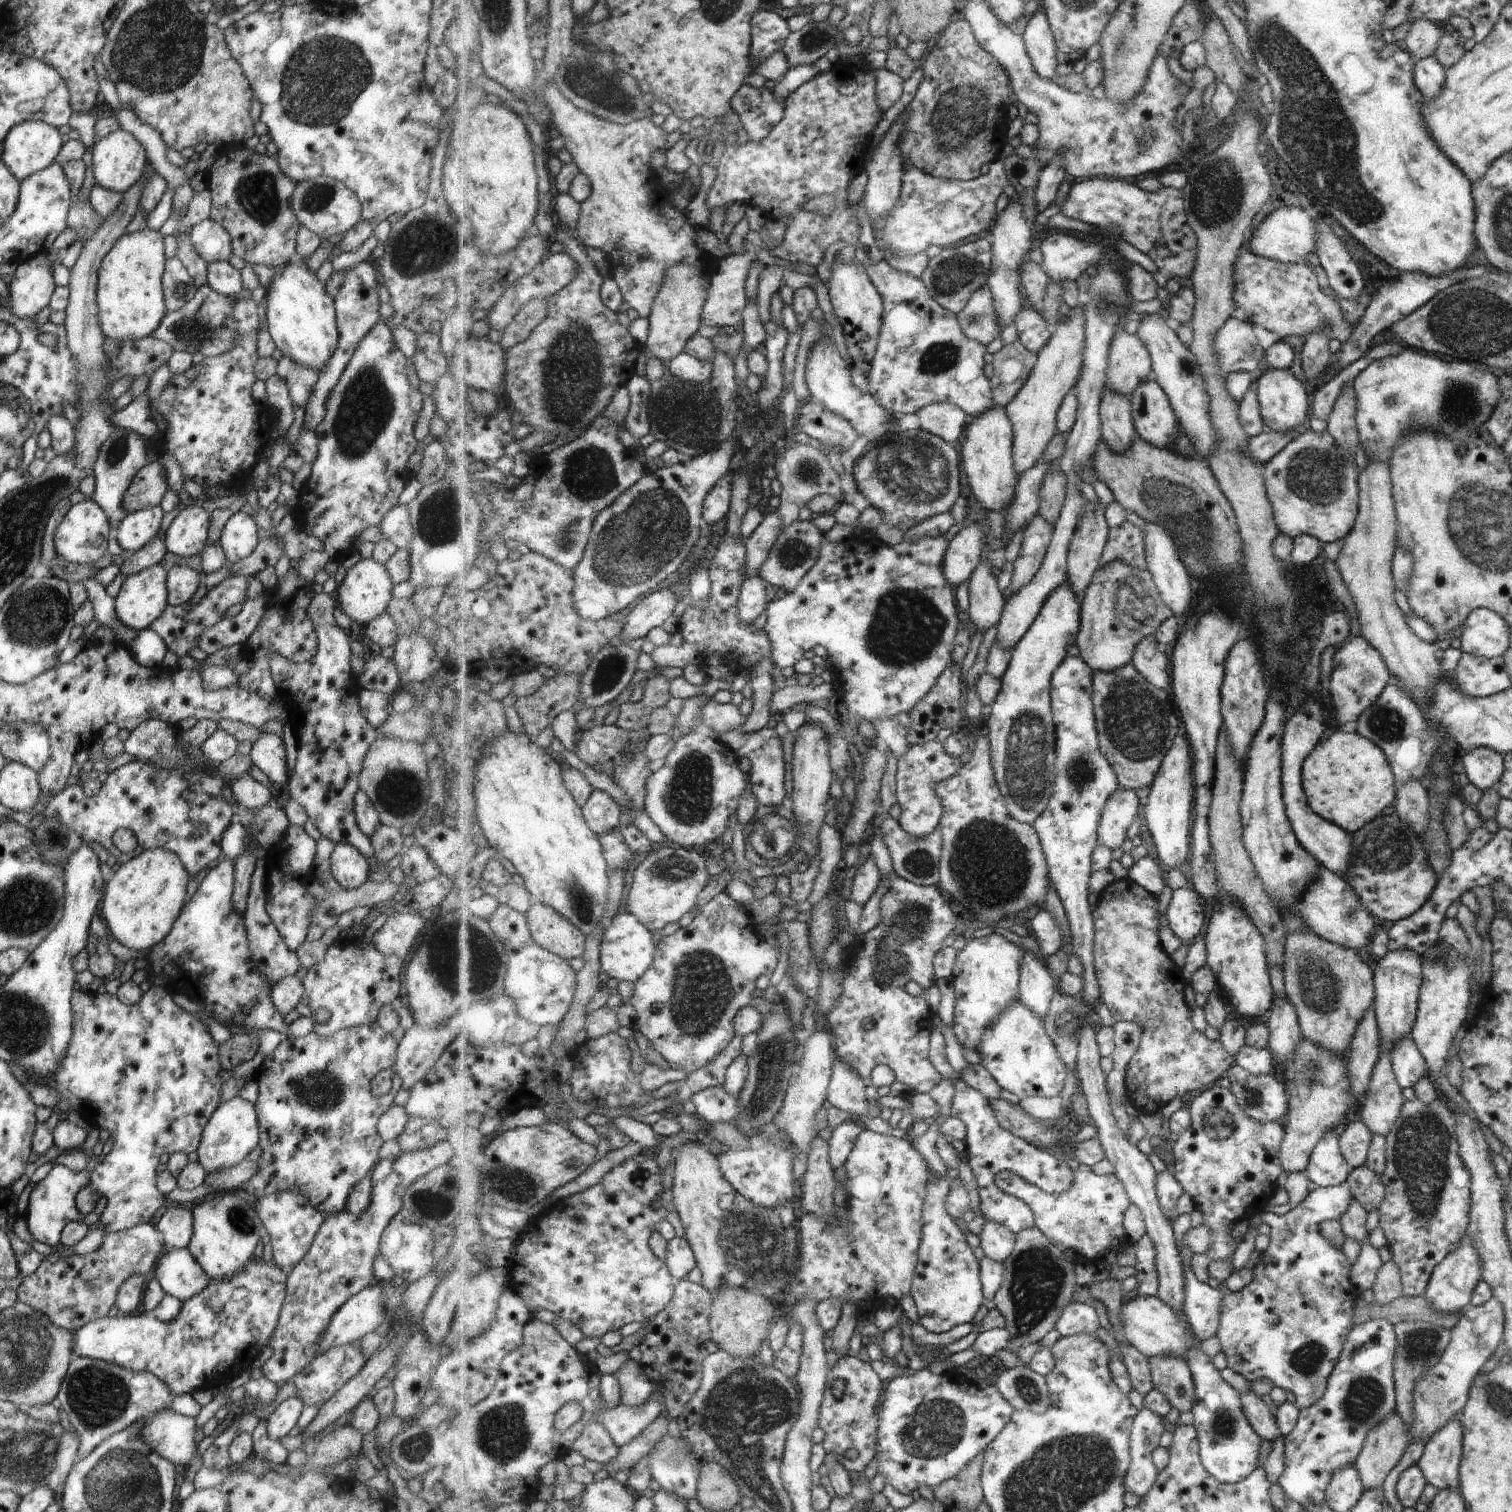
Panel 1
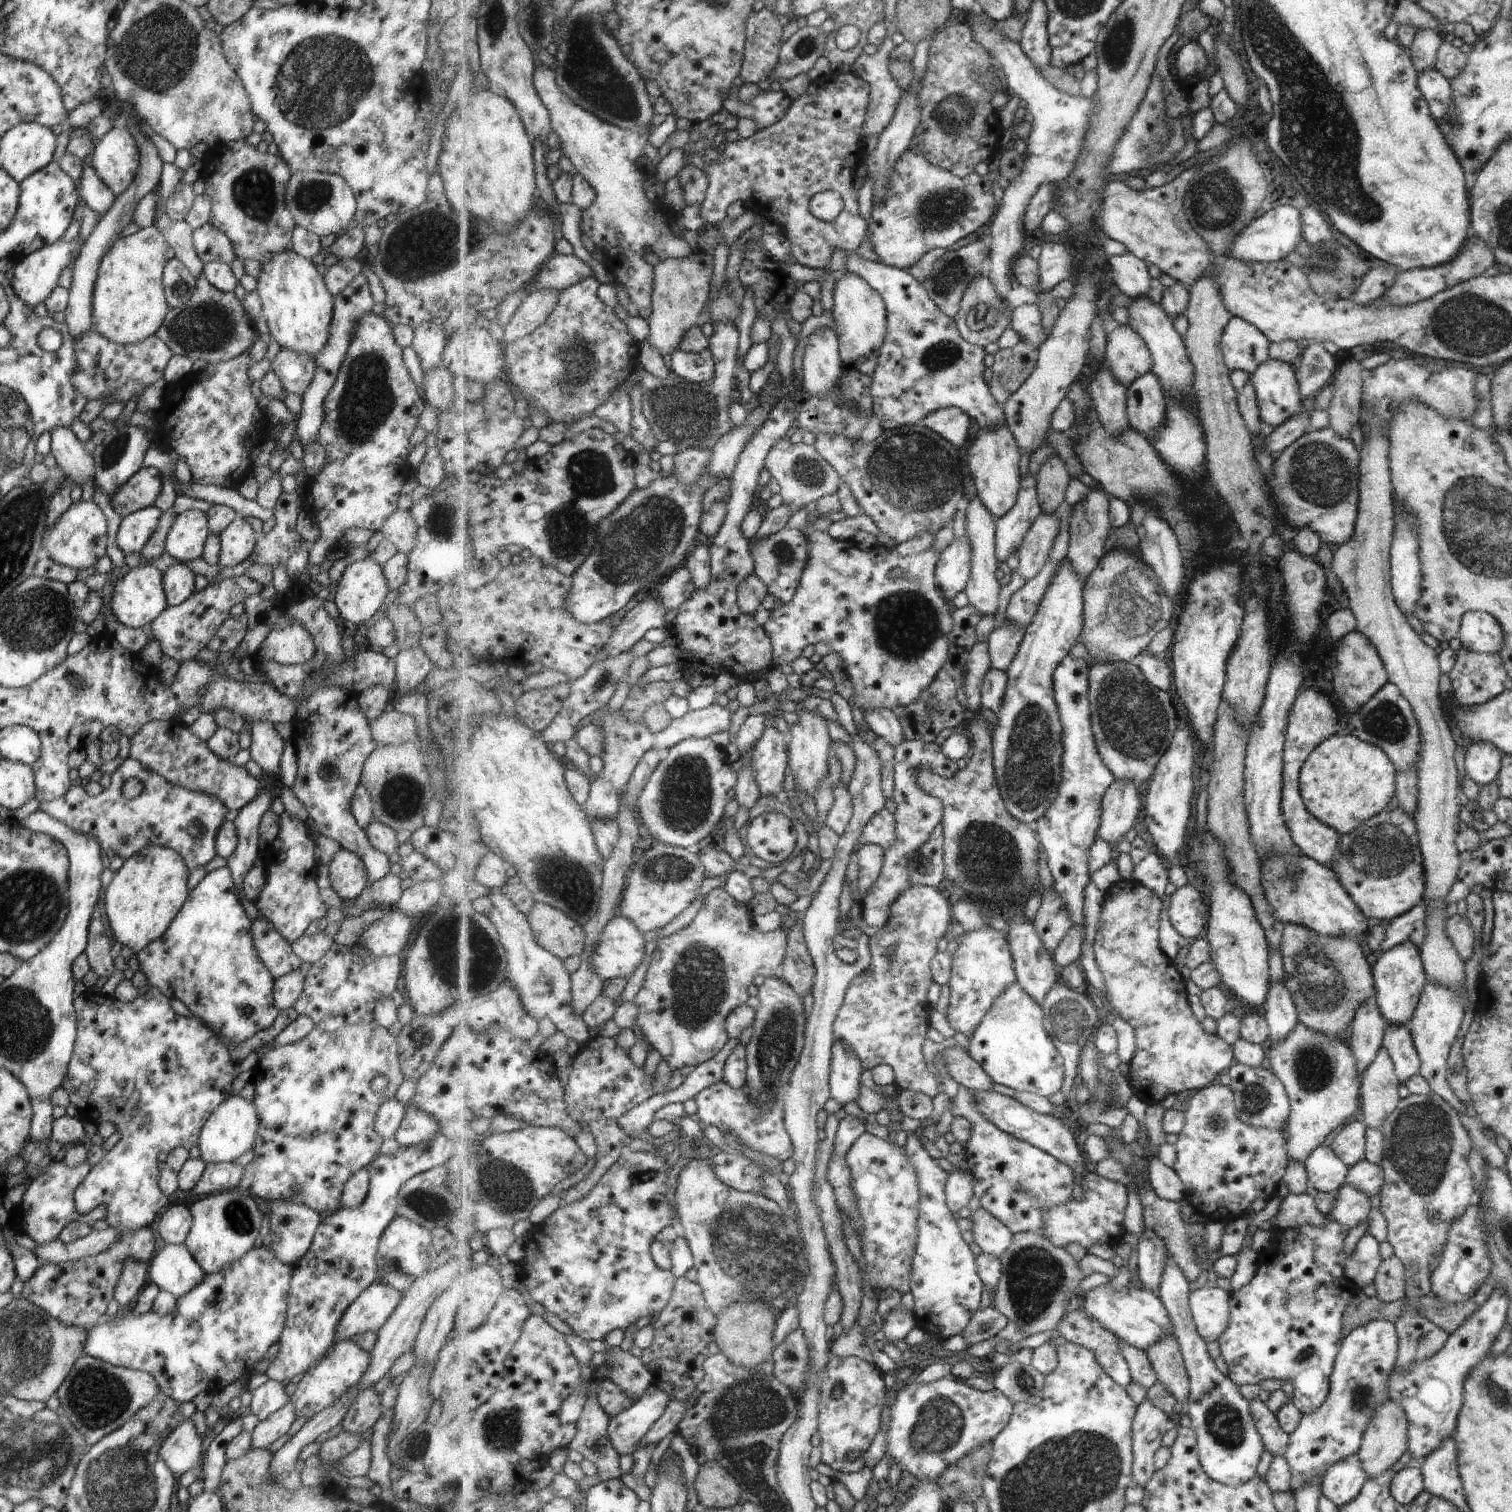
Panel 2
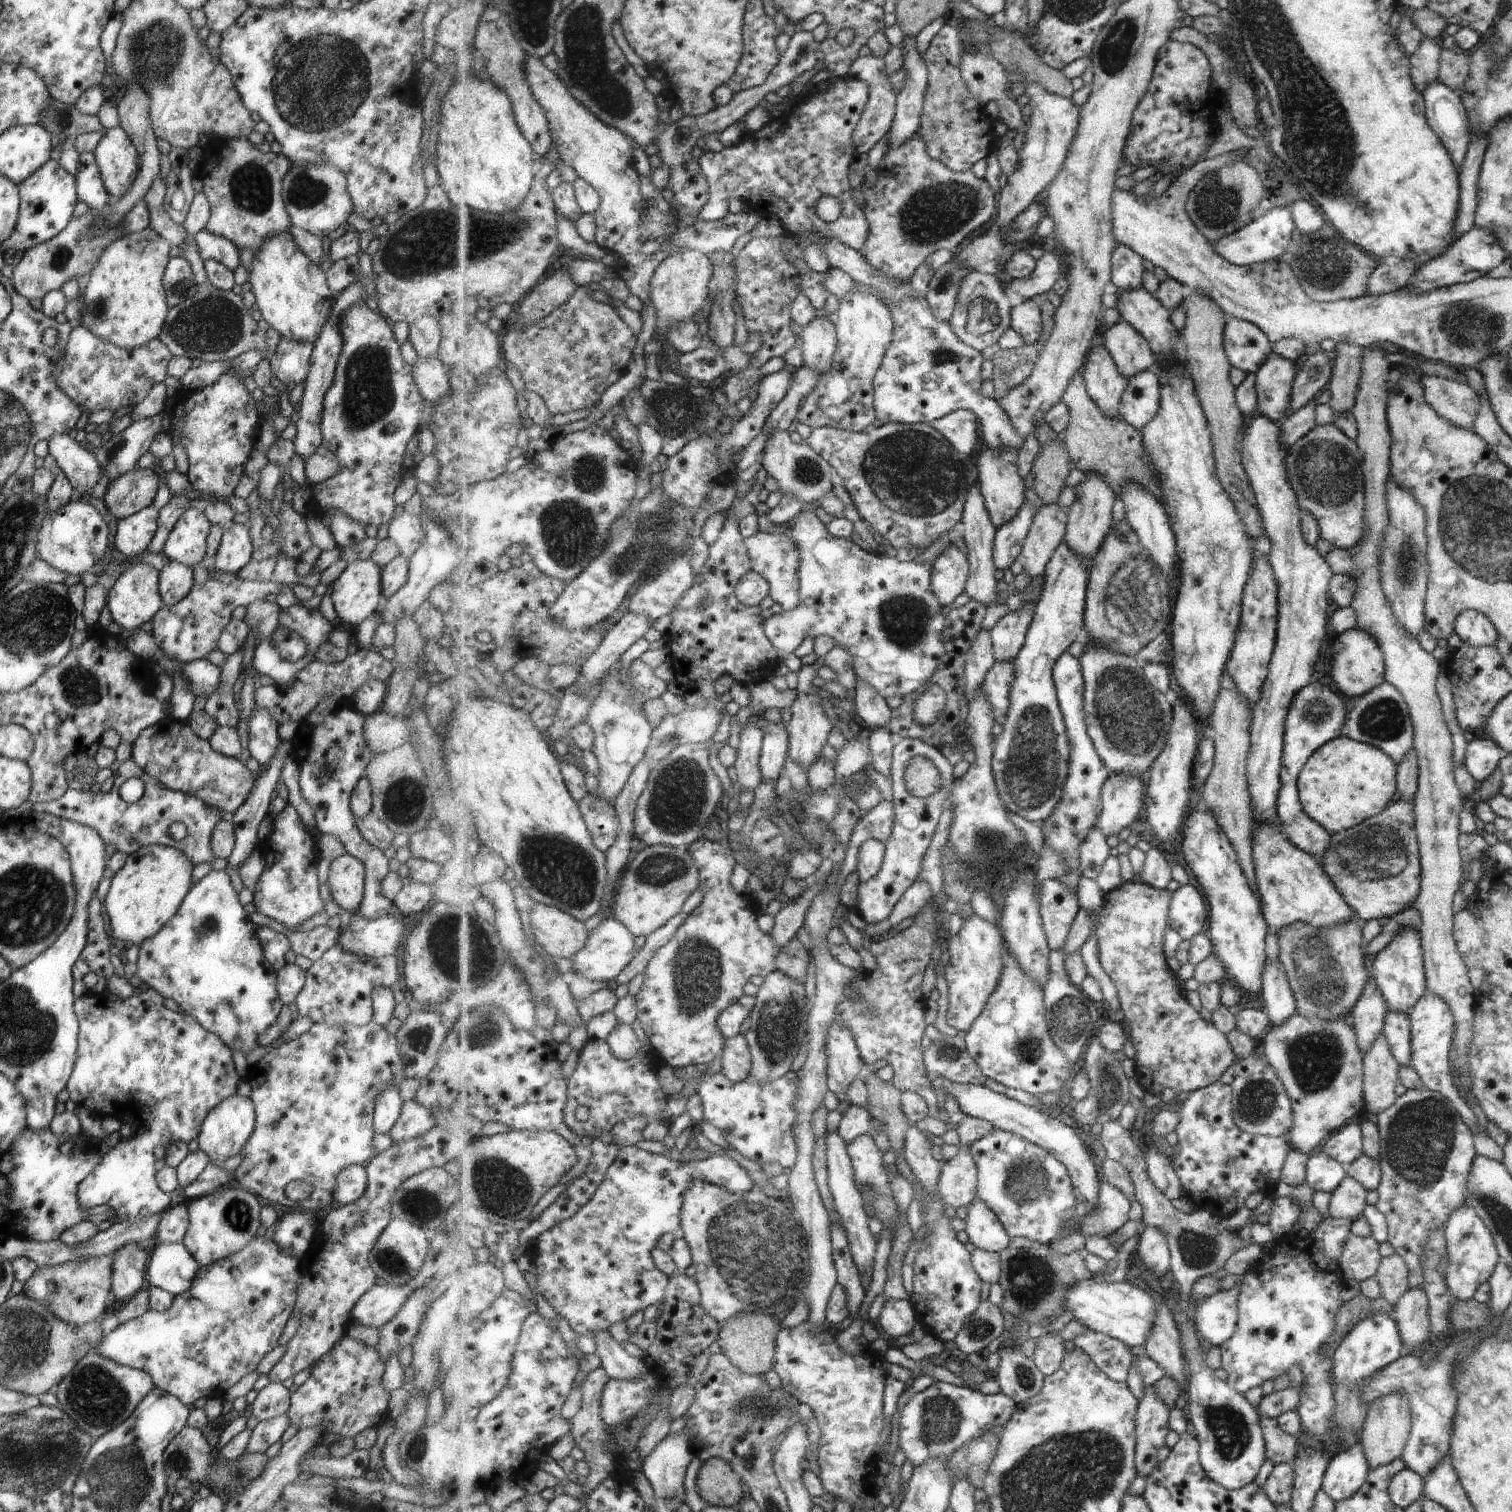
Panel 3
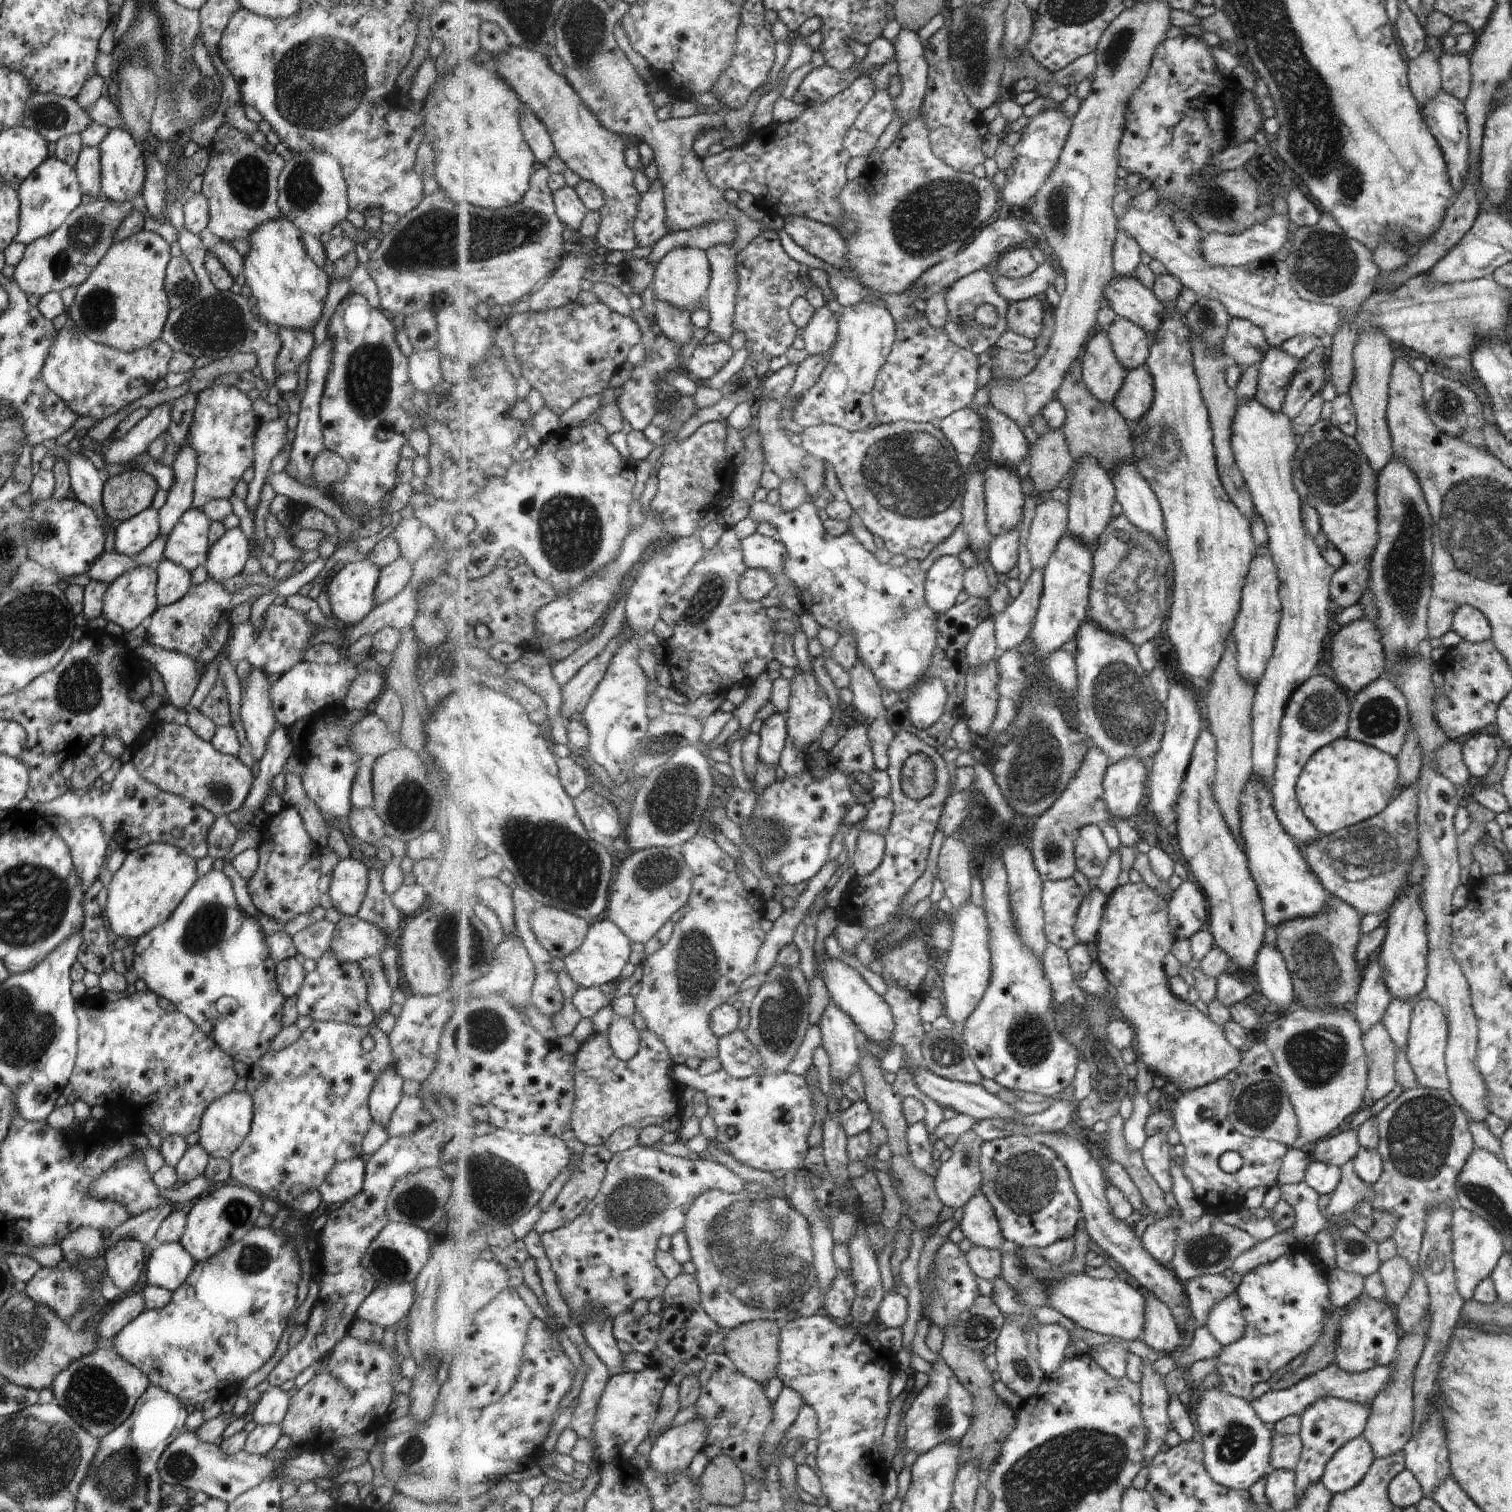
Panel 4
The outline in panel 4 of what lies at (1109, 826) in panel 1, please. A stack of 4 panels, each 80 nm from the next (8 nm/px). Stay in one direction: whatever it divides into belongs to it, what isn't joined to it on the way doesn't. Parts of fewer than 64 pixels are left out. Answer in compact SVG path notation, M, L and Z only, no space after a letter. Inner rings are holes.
M1129 757L1118 763L1111 762L1103 781L1105 802L1111 814L1120 819L1135 816L1143 802L1145 782L1148 781L1147 768L1141 759Z

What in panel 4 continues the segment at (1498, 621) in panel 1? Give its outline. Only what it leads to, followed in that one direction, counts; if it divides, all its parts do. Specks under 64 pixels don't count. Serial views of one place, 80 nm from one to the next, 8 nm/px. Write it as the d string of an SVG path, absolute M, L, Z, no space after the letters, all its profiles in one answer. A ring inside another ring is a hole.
M1469 605L1458 606L1452 612L1450 630L1461 640L1472 643L1490 640L1491 631L1487 619L1481 611Z

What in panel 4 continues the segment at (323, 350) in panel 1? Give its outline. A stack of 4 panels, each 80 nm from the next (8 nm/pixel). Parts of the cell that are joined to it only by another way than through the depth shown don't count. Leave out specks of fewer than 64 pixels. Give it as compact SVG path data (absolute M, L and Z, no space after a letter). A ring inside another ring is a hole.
M283 218L259 224L247 241L250 245L243 258L245 284L257 302L257 310L267 323L287 330L309 330L322 314L329 277L309 259L299 238L300 231Z

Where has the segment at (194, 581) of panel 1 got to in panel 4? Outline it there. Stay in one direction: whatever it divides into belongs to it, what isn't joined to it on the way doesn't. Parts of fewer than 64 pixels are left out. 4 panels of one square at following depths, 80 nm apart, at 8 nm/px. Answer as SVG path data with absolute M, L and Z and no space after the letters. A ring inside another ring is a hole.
M161 559L154 567L156 572L156 606L171 604L181 598L191 582L190 570L171 562L169 559Z

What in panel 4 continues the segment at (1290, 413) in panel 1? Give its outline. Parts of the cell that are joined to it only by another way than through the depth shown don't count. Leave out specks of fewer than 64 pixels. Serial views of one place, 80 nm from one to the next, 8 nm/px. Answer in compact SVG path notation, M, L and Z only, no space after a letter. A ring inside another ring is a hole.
M1268 347L1264 358L1256 368L1259 377L1256 379L1254 398L1270 411L1279 412L1283 406L1285 391L1292 380L1297 366L1297 359L1278 347Z

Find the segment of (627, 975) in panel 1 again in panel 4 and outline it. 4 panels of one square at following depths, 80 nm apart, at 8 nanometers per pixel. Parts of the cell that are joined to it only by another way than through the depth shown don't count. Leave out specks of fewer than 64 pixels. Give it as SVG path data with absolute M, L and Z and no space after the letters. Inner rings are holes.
M606 919L593 923L585 944L564 959L564 970L581 988L599 987L609 983L616 985L621 980L623 968L629 964L631 944L633 942L629 940L629 936L615 922Z

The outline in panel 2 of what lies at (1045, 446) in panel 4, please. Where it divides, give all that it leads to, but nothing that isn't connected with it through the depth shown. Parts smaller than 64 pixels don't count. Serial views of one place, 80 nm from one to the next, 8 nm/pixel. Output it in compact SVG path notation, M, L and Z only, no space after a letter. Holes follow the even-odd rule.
M1054 453L1047 458L1036 475L1035 488L1043 511L1057 512L1057 508L1065 502L1067 486L1072 477L1059 454Z

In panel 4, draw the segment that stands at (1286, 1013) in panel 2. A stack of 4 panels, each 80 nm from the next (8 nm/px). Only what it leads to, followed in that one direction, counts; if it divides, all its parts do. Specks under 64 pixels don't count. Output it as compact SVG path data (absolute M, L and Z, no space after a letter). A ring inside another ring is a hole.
M1263 943L1251 966L1257 986L1263 996L1271 1002L1269 1017L1285 1014L1292 1001L1290 974L1281 953L1273 946Z

